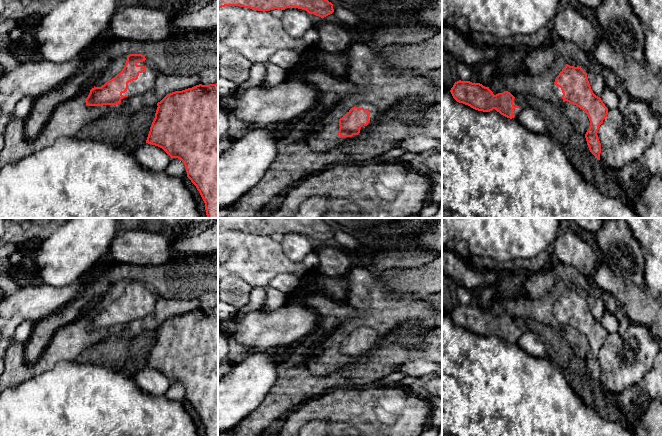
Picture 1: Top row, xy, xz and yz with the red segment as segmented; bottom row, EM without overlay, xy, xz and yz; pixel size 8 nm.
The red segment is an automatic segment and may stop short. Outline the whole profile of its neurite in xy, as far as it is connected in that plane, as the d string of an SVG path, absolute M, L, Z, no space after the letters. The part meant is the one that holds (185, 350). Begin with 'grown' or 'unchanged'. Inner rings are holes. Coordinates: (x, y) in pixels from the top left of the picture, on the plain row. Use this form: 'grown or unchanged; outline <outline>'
unchanged; outline M218 307L172 316L157 330L146 367L180 383L205 427L206 436L218 436Z

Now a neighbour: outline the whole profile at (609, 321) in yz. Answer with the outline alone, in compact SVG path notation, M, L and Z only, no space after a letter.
M605 311L603 313L603 316L600 322L605 328L605 330L608 332L608 334L618 333L619 320L616 318L614 314L608 311Z

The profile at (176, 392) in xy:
M171 382L170 386L165 393L165 396L174 401L184 404L187 401L187 396L184 387L178 382Z

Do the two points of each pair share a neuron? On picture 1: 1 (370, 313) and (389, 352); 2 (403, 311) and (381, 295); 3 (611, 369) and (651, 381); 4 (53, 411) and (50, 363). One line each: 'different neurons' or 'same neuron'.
1: different neurons
2: same neuron
3: different neurons
4: different neurons

